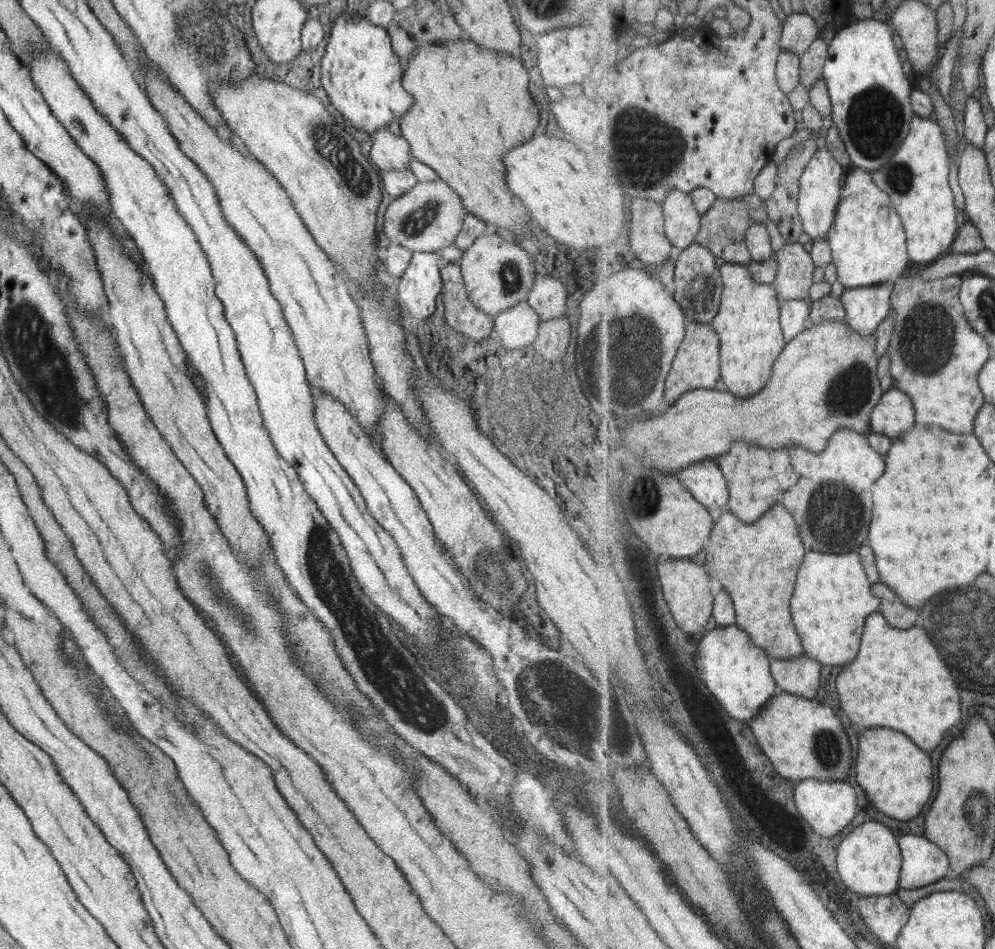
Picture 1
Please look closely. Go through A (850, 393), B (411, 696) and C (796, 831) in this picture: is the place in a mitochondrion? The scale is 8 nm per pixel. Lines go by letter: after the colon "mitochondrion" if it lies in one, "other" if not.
A: mitochondrion
B: mitochondrion
C: other

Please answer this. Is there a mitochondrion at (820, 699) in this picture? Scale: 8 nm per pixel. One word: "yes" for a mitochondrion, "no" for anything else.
no

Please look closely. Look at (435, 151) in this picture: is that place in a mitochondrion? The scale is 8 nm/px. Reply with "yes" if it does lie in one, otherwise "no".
no

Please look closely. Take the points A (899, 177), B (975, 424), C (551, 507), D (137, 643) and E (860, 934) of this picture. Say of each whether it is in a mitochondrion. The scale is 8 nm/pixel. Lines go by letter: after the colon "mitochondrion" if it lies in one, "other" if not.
A: mitochondrion
B: other
C: other
D: other
E: other

